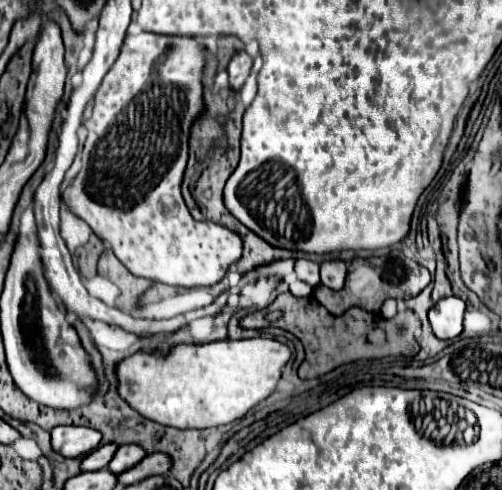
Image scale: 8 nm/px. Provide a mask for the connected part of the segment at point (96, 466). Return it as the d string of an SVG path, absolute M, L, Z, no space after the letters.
M106 444L106 446L100 446L94 452L86 454L82 458L82 462L80 462L80 470L88 472L88 470L102 470L102 468L106 468L108 462L112 460L116 448L118 448L116 444Z

